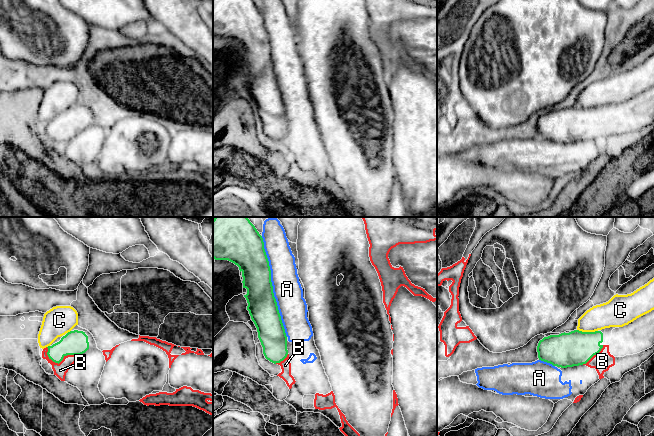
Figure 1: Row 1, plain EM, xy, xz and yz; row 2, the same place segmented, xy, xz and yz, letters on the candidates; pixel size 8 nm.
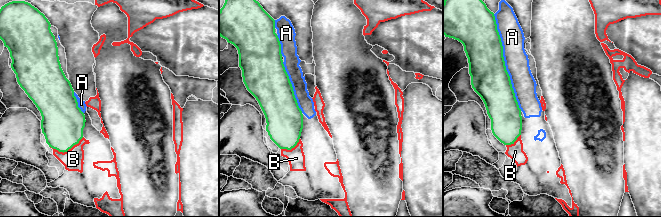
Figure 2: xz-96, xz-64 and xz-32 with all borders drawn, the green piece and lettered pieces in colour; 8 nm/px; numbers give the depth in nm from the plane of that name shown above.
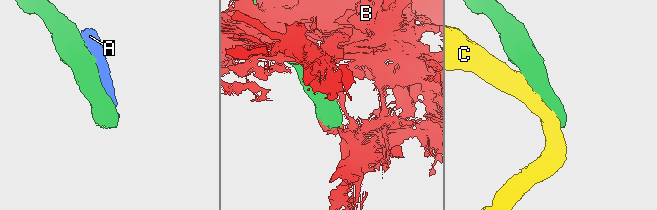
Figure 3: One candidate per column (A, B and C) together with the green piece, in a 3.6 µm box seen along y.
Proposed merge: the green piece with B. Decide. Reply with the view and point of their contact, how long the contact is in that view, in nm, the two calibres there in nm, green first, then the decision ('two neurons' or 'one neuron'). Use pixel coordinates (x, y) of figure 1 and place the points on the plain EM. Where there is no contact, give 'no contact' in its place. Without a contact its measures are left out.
xy (60, 137) | 300 nm | 190/110 nm | two neurons

